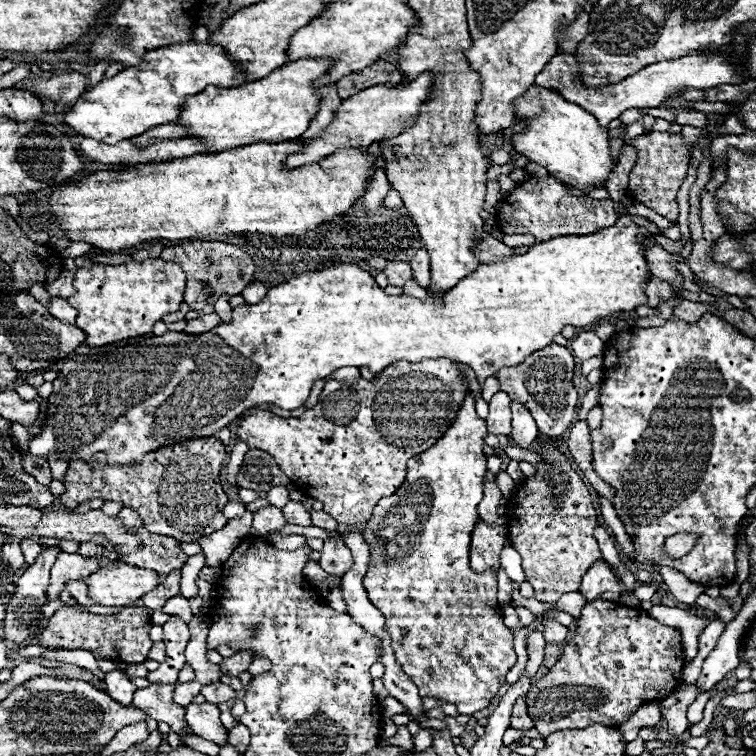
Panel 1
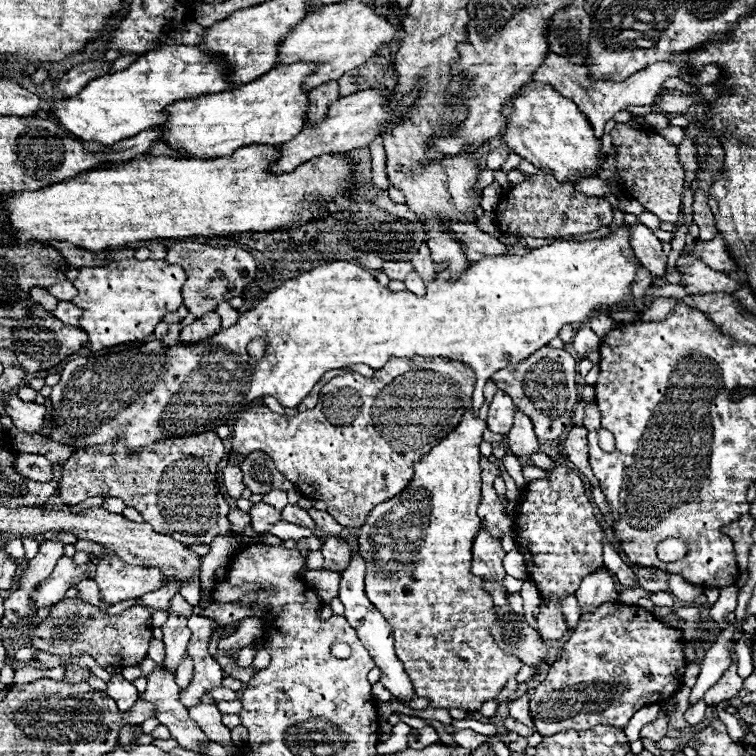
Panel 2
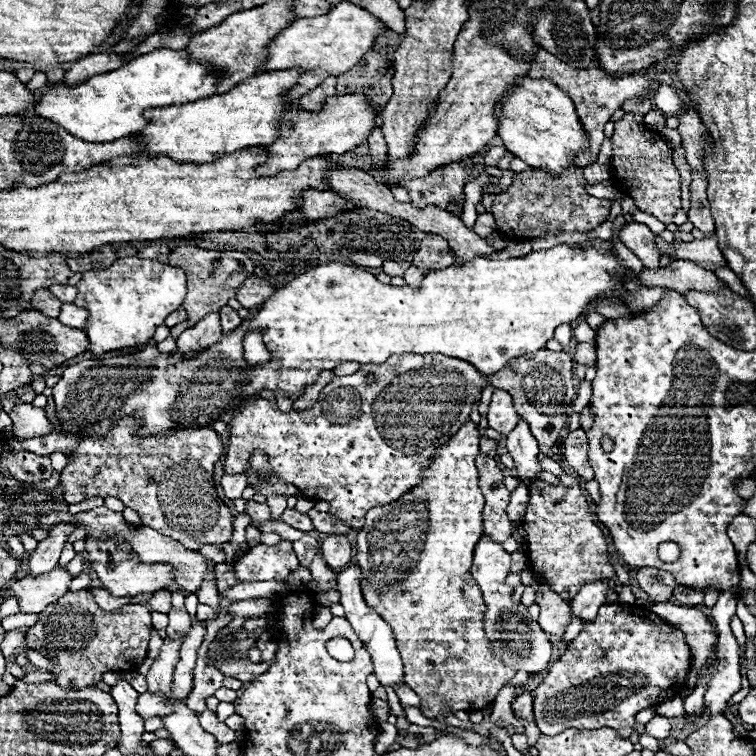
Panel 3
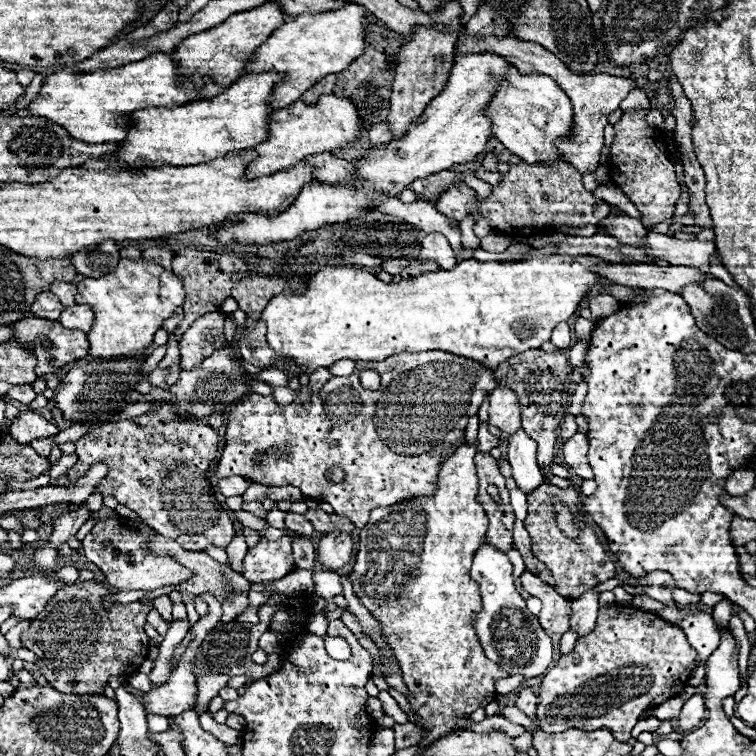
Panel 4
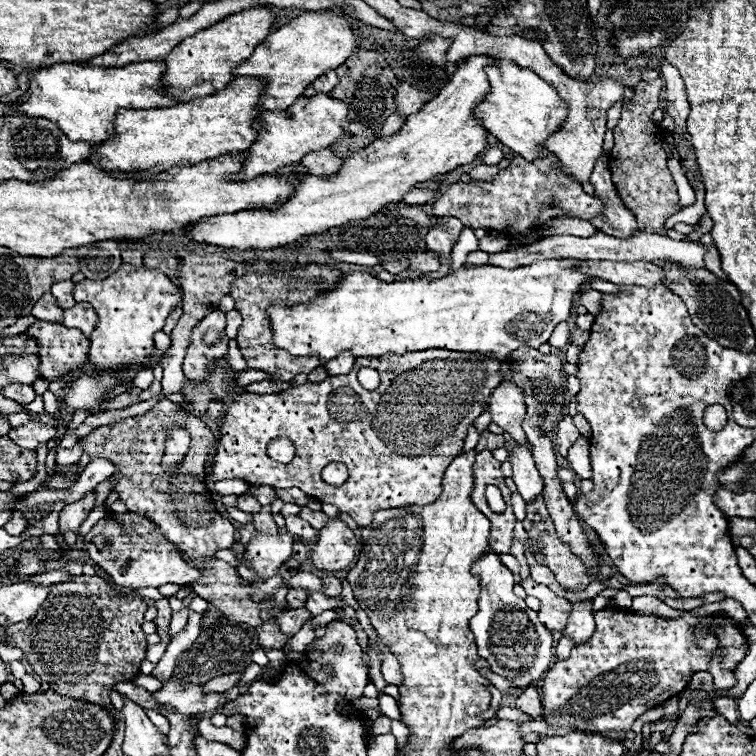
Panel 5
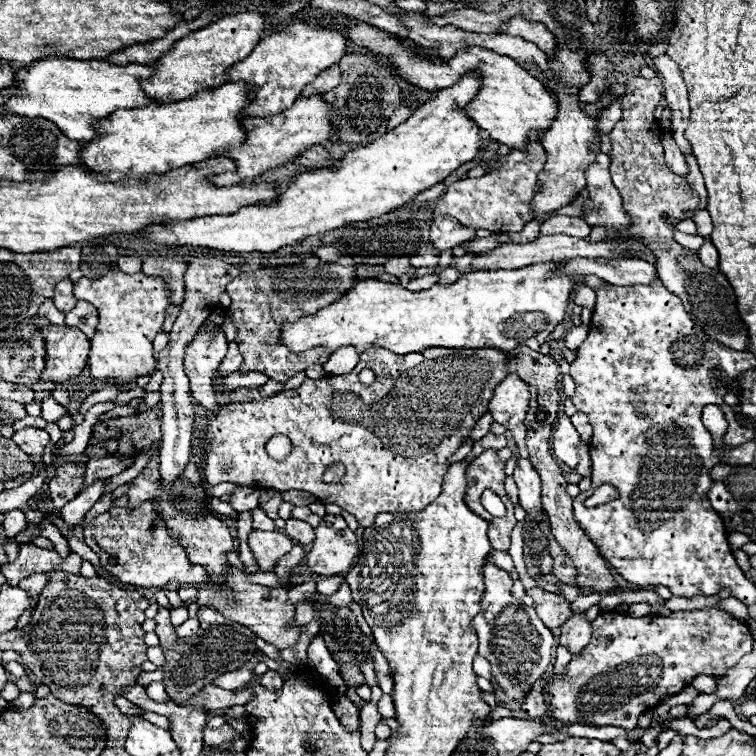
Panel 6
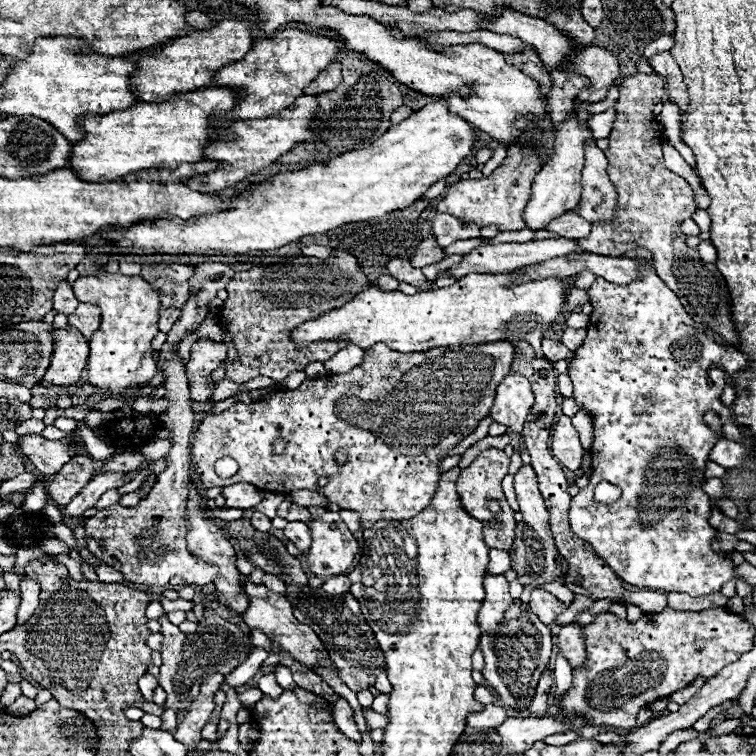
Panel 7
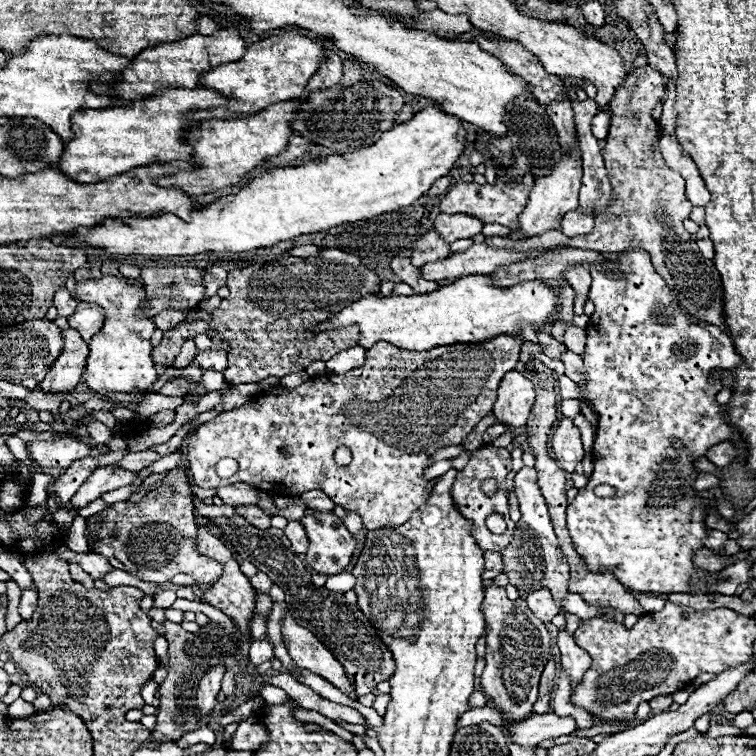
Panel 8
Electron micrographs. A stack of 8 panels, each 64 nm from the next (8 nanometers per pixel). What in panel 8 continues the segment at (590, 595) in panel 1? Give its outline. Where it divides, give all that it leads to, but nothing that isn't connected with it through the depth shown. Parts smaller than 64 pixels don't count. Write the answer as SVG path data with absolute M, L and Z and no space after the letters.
M560 630L558 638L556 638L556 644L560 648L560 662L566 668L568 676L572 680L572 688L574 688L582 680L584 670L590 668L590 656L588 656L588 652L584 652L576 644L574 634L570 634L566 630Z

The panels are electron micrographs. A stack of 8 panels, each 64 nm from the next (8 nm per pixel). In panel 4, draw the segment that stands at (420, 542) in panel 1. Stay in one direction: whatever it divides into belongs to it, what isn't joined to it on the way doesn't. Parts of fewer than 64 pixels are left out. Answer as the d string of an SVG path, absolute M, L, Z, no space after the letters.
M462 436L456 450L440 464L434 496L418 496L388 508L372 510L368 524L360 532L356 564L350 572L356 596L370 614L380 620L396 658L400 660L402 678L412 692L412 710L420 718L420 722L414 724L426 730L426 738L418 742L420 750L440 736L458 730L456 718L468 718L474 710L486 708L496 698L496 680L510 676L486 658L472 624L482 610L482 604L480 588L470 578L470 564L480 544L484 544L488 528L488 518L478 502L474 454L476 444L468 444Z

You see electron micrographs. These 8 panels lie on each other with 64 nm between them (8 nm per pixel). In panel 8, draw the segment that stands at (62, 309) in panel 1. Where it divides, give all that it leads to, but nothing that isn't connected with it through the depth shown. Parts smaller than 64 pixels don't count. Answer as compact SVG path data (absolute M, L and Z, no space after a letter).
M80 302L76 312L72 316L68 316L70 328L78 330L80 336L88 342L104 324L104 310L96 304L88 304L88 302Z

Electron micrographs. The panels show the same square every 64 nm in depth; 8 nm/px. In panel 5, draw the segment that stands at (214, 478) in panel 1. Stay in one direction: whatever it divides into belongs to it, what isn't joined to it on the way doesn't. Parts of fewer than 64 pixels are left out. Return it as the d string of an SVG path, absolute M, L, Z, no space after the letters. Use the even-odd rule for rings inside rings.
M160 400L142 416L126 418L92 430L80 440L80 444L84 452L78 462L78 472L84 472L88 462L94 458L110 460L116 466L116 474L112 476L112 492L118 492L118 498L128 506L130 512L152 520L164 538L176 544L188 556L212 558L216 550L230 548L234 544L234 526L216 510L212 492L206 486L206 464L216 456L216 436L198 416L186 414L170 400ZM172 428L186 428L190 432L192 454L186 454L176 472L164 472L164 442Z

